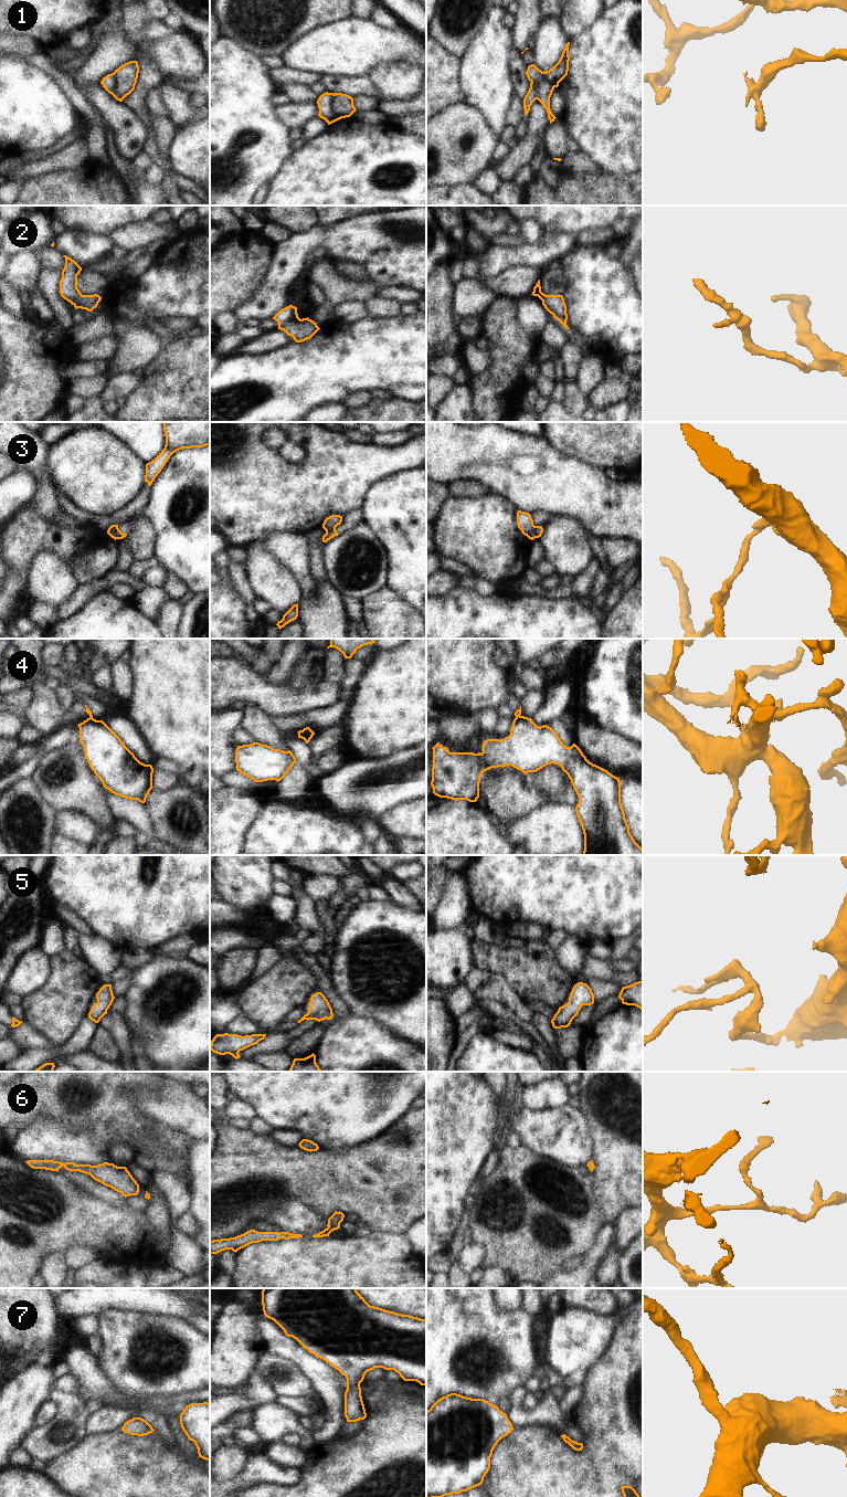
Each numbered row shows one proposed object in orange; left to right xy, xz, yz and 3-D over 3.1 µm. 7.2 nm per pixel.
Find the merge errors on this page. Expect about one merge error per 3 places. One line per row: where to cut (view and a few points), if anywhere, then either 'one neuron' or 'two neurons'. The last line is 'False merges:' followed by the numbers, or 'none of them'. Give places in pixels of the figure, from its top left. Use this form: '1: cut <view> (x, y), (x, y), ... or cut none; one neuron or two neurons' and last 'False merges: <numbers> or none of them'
1: cut xz (334, 94), (332, 109), (341, 117); two neurons
2: cut none; one neuron
3: cut xy (117, 525), (113, 531), (115, 538); two neurons
4: cut yz (519, 715), (516, 717); two neurons
5: cut none; one neuron
6: cut none; one neuron
7: cut none; one neuron
False merges: 1, 3, 4

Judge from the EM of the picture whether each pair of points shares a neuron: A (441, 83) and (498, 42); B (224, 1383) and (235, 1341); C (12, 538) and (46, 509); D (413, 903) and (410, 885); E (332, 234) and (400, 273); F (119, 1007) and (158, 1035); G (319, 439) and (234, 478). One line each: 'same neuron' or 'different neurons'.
A: different neurons
B: same neuron
C: different neurons
D: different neurons
E: same neuron
F: different neurons
G: same neuron

